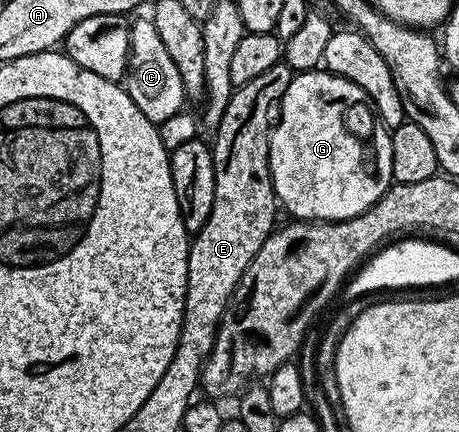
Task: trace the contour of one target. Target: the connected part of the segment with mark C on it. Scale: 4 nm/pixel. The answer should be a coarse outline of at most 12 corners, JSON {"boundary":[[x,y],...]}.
{"boundary":[[132,18],[125,90],[158,125],[189,96],[154,21]]}

